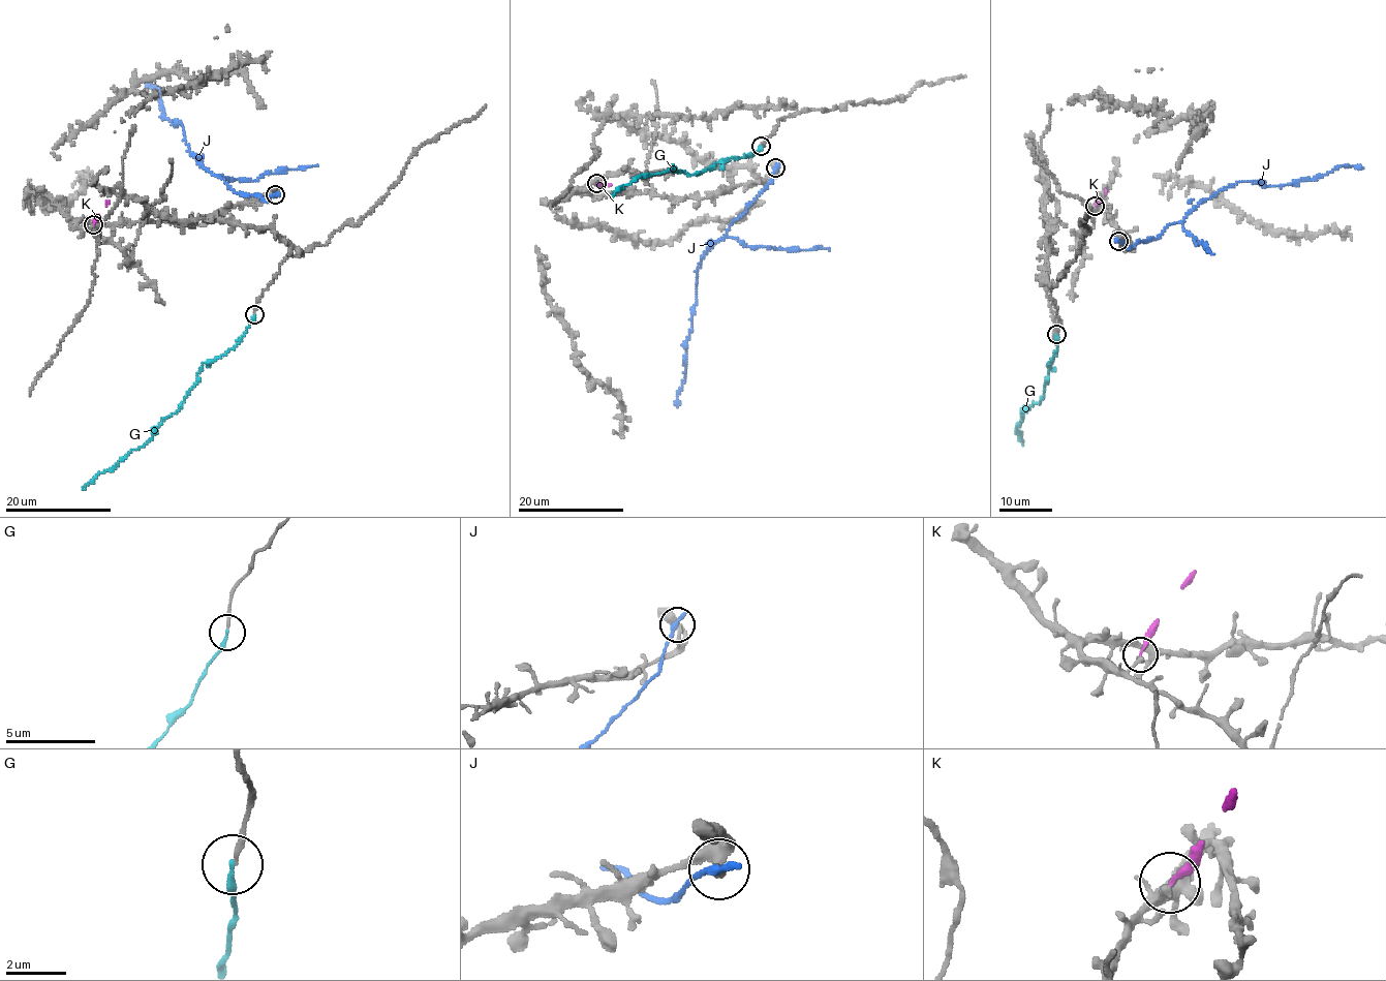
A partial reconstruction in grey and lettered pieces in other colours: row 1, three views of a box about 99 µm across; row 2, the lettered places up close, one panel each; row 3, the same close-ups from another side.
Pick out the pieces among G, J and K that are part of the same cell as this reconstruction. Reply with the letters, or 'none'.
G

